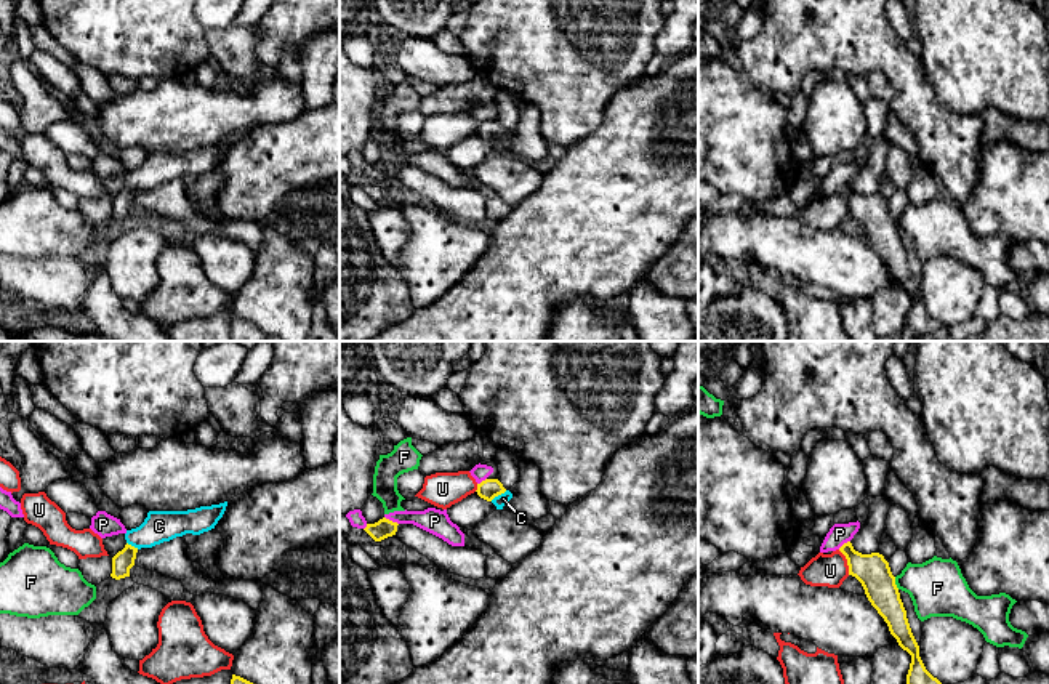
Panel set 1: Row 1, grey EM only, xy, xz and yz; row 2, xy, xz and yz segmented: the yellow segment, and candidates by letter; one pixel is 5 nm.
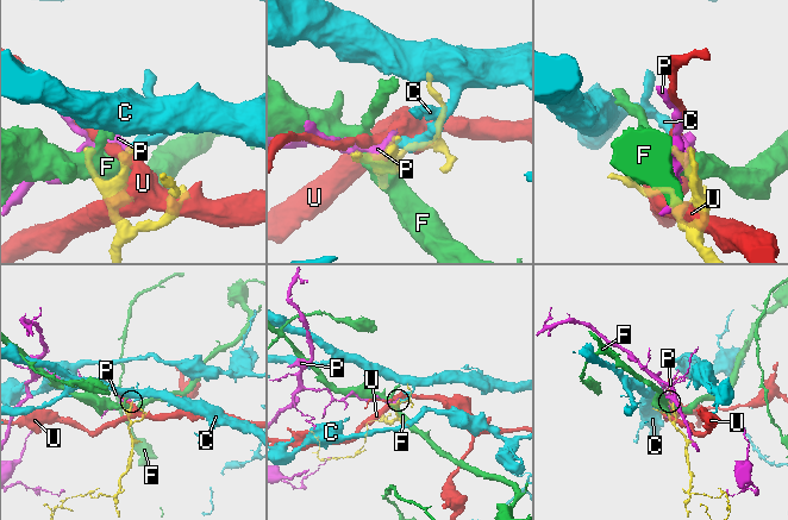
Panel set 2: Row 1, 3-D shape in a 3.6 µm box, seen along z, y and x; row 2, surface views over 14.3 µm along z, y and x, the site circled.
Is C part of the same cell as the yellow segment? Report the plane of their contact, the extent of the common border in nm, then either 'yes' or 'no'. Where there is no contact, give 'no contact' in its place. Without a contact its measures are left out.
xz | 100 nm | yes

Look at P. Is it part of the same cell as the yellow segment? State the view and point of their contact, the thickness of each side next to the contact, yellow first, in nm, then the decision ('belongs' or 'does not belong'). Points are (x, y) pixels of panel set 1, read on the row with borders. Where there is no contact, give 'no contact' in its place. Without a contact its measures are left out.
xz (391, 521) | 90/130 nm | does not belong

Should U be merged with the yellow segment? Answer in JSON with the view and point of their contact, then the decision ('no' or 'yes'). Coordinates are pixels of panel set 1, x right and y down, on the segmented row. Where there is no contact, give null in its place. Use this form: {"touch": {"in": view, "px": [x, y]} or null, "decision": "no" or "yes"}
{"touch": {"in": "yz", "px": [848, 563]}, "decision": "no"}

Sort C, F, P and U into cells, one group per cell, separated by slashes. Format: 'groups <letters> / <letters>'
groups C / F / P / U

